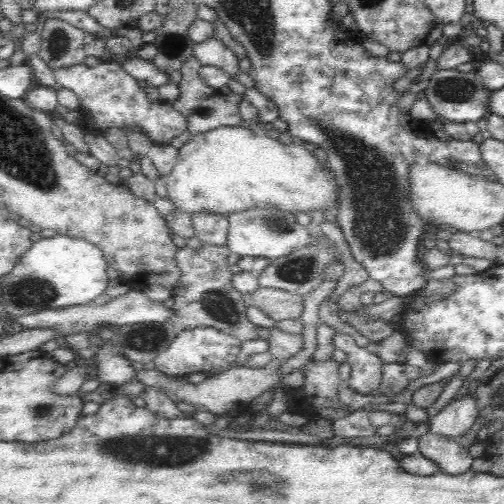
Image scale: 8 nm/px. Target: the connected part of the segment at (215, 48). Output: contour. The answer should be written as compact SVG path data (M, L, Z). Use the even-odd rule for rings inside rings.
M210 38L201 44L196 43L193 56L202 66L214 66L222 69L230 79L241 72L239 58L230 48L226 48L220 39Z

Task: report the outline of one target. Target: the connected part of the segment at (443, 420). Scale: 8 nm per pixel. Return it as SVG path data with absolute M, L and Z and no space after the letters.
M473 386L462 398L448 404L436 416L429 418L430 433L448 439L464 436L472 428L478 418L476 395Z

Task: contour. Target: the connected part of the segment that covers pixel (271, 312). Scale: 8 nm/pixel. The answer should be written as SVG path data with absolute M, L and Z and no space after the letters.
M258 287L252 292L253 305L275 322L296 320L304 308L304 299L286 290Z

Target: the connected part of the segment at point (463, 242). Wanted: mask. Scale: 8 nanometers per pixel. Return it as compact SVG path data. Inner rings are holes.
M452 231L452 235L447 241L452 254L459 254L462 257L472 256L472 258L486 258L495 261L495 258L501 253L498 245L484 241L473 234Z

